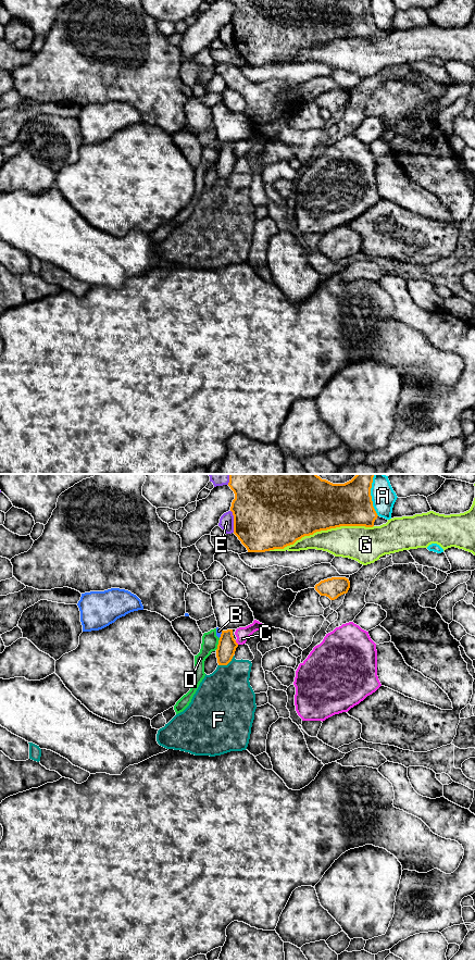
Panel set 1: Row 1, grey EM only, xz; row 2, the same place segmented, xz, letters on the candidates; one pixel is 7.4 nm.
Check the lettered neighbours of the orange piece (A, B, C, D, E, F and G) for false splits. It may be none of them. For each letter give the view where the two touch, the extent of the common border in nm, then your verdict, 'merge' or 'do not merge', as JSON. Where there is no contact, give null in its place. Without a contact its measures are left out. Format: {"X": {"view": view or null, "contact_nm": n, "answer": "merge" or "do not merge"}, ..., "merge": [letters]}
{"A": {"view": "xz", "contact_nm": 320, "answer": "do not merge"}, "B": {"view": "xz", "contact_nm": 60, "answer": "do not merge"}, "C": {"view": "xz", "contact_nm": 40, "answer": "do not merge"}, "D": {"view": "xz", "contact_nm": 90, "answer": "do not merge"}, "E": {"view": "xz", "contact_nm": 170, "answer": "do not merge"}, "F": {"view": "xz", "contact_nm": 140, "answer": "do not merge"}, "G": {"view": "xz", "contact_nm": 800, "answer": "do not merge"}, "merge": []}

